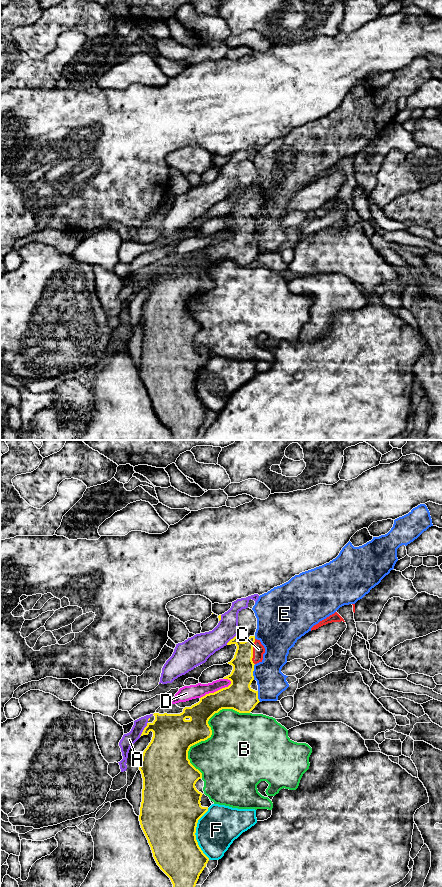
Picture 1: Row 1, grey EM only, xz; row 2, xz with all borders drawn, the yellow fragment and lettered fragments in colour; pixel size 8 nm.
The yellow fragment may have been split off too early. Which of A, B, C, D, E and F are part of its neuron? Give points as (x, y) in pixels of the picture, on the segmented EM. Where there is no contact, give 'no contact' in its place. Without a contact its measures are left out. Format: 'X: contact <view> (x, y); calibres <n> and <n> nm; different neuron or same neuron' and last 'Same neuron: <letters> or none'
A: contact xz (144, 729); calibres 320 and 100 nm; different neuron
B: contact xz (211, 733); calibres 260 and 500 nm; different neuron
C: contact xz (252, 652); calibres 190 and 100 nm; same neuron
D: contact xz (216, 691); calibres 240 and 120 nm; different neuron
E: contact xz (252, 672); calibres 240 and 220 nm; different neuron
F: contact xz (194, 834); calibres 460 and 320 nm; different neuron
Same neuron: C

